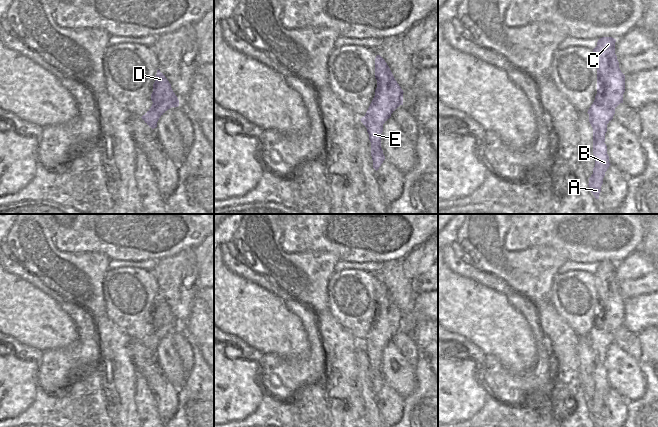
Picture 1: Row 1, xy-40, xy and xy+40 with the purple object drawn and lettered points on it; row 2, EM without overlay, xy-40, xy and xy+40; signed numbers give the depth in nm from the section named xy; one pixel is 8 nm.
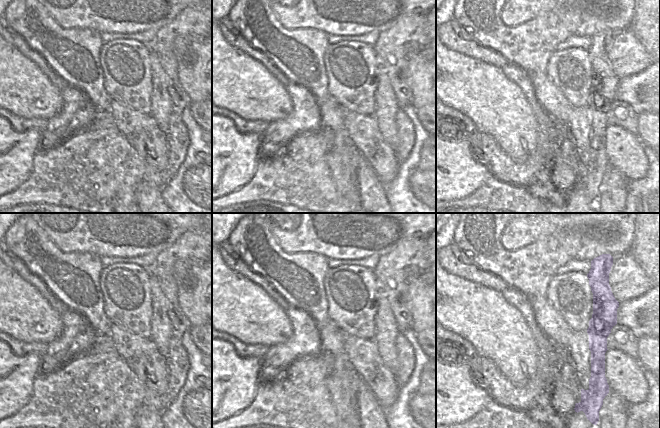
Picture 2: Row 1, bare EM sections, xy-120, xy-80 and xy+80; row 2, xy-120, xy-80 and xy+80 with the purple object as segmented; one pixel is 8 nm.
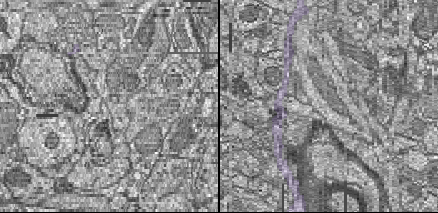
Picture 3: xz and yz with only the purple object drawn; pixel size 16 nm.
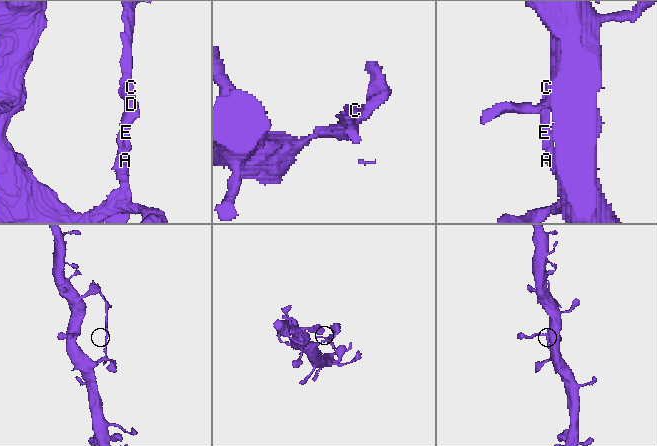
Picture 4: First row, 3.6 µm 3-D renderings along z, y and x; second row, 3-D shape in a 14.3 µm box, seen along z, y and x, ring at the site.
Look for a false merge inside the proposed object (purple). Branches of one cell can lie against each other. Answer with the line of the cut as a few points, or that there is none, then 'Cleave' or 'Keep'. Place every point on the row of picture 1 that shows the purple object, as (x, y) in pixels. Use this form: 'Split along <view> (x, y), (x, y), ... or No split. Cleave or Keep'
Split along xy (380, 142), (373, 146), (373, 153), (371, 155). Cleave

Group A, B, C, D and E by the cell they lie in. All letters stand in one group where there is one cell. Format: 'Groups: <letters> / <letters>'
Groups: A B / C D E

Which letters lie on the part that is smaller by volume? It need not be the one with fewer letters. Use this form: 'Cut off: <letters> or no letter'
Cut off: C, D, E

